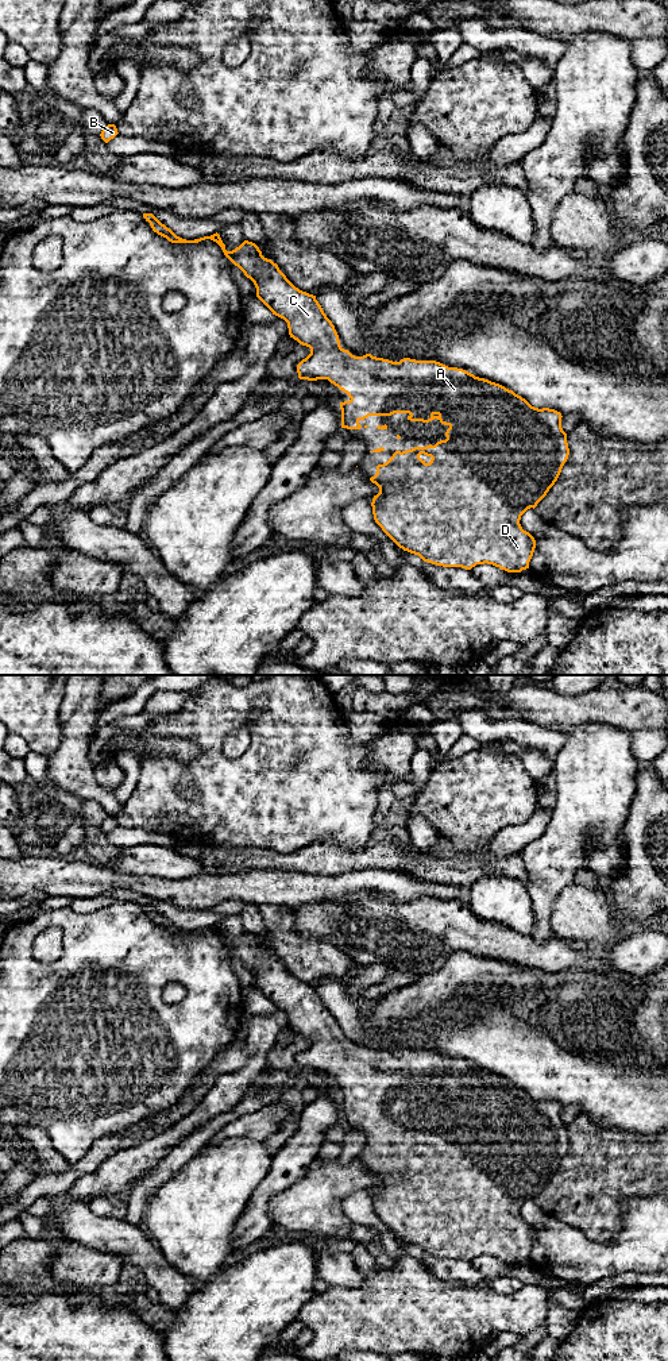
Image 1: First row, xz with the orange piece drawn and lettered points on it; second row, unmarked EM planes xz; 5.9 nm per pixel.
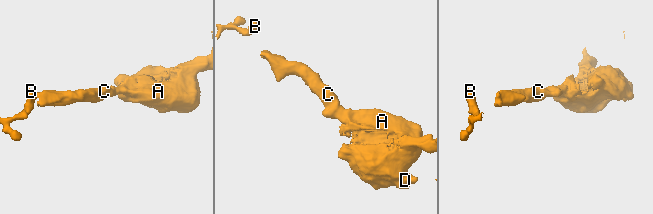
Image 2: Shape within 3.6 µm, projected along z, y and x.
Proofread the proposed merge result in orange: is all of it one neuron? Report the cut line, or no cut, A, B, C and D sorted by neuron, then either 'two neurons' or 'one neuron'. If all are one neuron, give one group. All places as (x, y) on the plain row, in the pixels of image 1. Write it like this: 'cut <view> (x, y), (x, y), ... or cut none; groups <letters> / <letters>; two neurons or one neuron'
cut none; groups A B C D; one neuron

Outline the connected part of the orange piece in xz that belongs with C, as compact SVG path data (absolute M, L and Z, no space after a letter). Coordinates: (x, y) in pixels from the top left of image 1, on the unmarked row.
M143 905L154 924L171 934L198 934L205 930L216 933L224 946L238 957L256 979L256 988L273 1003L287 1014L289 1026L300 1036L310 1040L310 1045L297 1056L300 1071L328 1071L348 1086L350 1092L340 1094L341 1119L360 1121L360 1111L368 1107L391 1107L408 1104L408 1111L429 1114L437 1110L449 1119L447 1130L435 1137L414 1138L395 1142L383 1156L377 1157L377 1165L370 1169L379 1179L371 1198L375 1214L403 1242L418 1246L424 1253L443 1258L462 1258L471 1261L476 1256L493 1256L507 1264L521 1264L529 1260L529 1253L536 1239L534 1229L522 1221L521 1207L547 1187L557 1172L569 1140L567 1125L561 1119L561 1104L549 1099L534 1099L525 1090L505 1077L457 1060L448 1059L436 1052L416 1052L403 1049L393 1053L366 1045L355 1048L340 1037L339 1026L332 1013L324 1005L316 987L296 979L278 956L262 946L259 938L244 932L232 942L225 941L220 926L216 924L194 932L177 928L162 915L152 905Z

